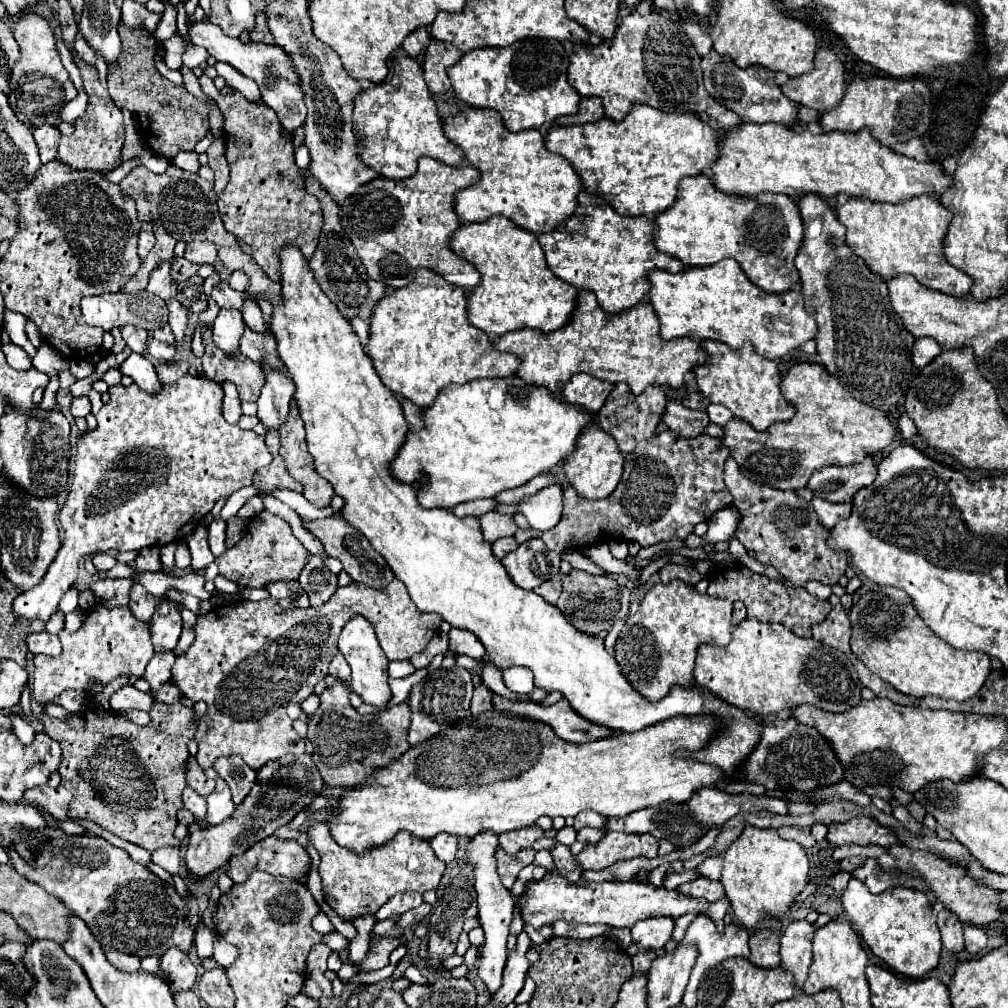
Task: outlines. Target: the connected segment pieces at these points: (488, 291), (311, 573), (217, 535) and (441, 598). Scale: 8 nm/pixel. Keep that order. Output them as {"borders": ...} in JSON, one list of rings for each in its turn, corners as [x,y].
{"borders":[[[[492,216],[484,222],[476,224],[462,224],[456,234],[450,238],[450,250],[470,262],[482,276],[480,286],[474,286],[468,296],[468,322],[480,328],[490,336],[502,336],[506,332],[514,332],[520,328],[536,328],[544,332],[552,332],[568,322],[572,310],[576,306],[576,288],[556,278],[544,260],[544,252],[532,232],[518,228],[512,220],[504,216]]],[[[310,556],[298,582],[300,582],[302,590],[306,590],[306,594],[310,598],[310,606],[314,606],[314,608],[324,604],[338,588],[336,574],[332,574],[318,556]]],[[[214,518],[208,526],[208,546],[214,556],[220,556],[226,550],[224,538],[226,538],[226,522],[222,518]]],[[[286,244],[280,250],[280,284],[284,300],[272,304],[270,330],[278,344],[278,356],[296,384],[294,400],[306,426],[308,452],[314,458],[316,472],[332,484],[338,496],[346,500],[342,516],[368,538],[372,548],[388,562],[394,576],[406,584],[408,596],[412,598],[416,608],[422,612],[436,612],[450,626],[472,632],[484,644],[486,656],[496,668],[530,668],[534,674],[534,686],[548,692],[562,692],[562,696],[570,702],[572,710],[592,724],[626,732],[642,730],[674,716],[716,714],[716,718],[724,718],[724,734],[720,734],[720,738],[712,738],[712,742],[704,750],[692,754],[692,758],[696,758],[698,762],[720,766],[720,770],[728,770],[728,774],[732,774],[732,770],[736,770],[736,766],[740,766],[740,762],[748,758],[748,750],[752,750],[752,746],[756,746],[756,742],[760,740],[760,722],[764,720],[760,716],[750,718],[744,710],[720,700],[718,696],[696,684],[674,686],[660,702],[644,702],[644,698],[640,698],[640,694],[628,684],[628,680],[620,672],[620,666],[614,656],[604,648],[602,638],[588,636],[576,630],[554,604],[548,604],[536,592],[528,592],[512,584],[502,562],[494,558],[490,542],[484,542],[476,516],[456,518],[450,510],[420,508],[416,500],[418,486],[396,482],[388,470],[388,464],[396,456],[396,450],[400,450],[404,434],[408,432],[408,422],[402,414],[402,406],[396,394],[382,384],[368,354],[362,350],[362,344],[352,330],[348,318],[344,318],[340,310],[330,302],[330,298],[322,292],[308,266],[308,260],[296,244]]]]}

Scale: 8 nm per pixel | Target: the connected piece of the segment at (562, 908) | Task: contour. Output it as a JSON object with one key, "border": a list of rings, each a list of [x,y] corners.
{"border":[[[552,872],[552,876],[540,880],[540,882],[528,882],[528,890],[524,896],[518,898],[520,910],[524,916],[524,922],[532,924],[534,928],[540,928],[544,924],[554,924],[556,920],[576,922],[576,924],[608,924],[608,926],[626,926],[632,928],[638,920],[654,918],[654,916],[668,916],[668,918],[680,918],[684,914],[706,914],[714,920],[716,926],[722,926],[722,920],[728,910],[728,900],[720,898],[716,902],[708,902],[704,898],[692,898],[684,896],[678,890],[666,890],[656,888],[652,884],[644,882],[580,882],[570,884],[566,878],[562,878],[558,872]]]}

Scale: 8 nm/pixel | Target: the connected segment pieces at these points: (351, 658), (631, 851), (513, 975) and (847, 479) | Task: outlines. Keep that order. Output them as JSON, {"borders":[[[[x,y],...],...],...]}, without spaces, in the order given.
{"borders":[[[[354,616],[342,628],[342,634],[338,638],[338,650],[344,654],[344,658],[348,660],[348,666],[352,668],[352,680],[350,680],[352,692],[356,692],[364,704],[384,708],[392,698],[392,692],[388,686],[388,662],[390,660],[386,658],[386,654],[382,652],[382,648],[378,644],[374,626],[366,618]]],[[[608,832],[596,846],[586,848],[576,856],[584,870],[602,870],[618,860],[632,860],[640,856],[640,834]]],[[[520,932],[518,942],[516,942],[516,948],[510,950],[510,954],[508,954],[508,962],[506,962],[506,968],[504,968],[502,986],[494,994],[494,998],[490,1000],[492,1004],[508,1004],[522,990],[524,980],[526,980],[526,970],[530,966],[528,958],[526,958],[526,952],[528,952],[530,946],[532,946],[532,942],[530,942],[528,934],[526,932]]],[[[868,456],[864,462],[854,466],[828,466],[816,472],[808,488],[814,496],[820,496],[830,502],[848,502],[854,498],[856,490],[870,486],[876,478],[876,464]]]]}

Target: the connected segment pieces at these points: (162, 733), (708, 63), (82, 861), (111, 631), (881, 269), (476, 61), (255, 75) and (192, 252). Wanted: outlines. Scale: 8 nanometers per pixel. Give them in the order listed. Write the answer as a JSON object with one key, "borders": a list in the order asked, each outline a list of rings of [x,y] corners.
{"borders":[[[[154,700],[148,714],[148,726],[138,726],[114,710],[98,712],[96,708],[86,708],[84,712],[70,714],[68,718],[52,718],[42,712],[40,720],[44,724],[44,732],[62,746],[62,762],[58,772],[62,776],[62,786],[74,794],[70,802],[70,818],[90,820],[118,838],[152,852],[164,846],[180,846],[180,840],[174,838],[174,828],[178,824],[176,812],[182,808],[180,796],[186,788],[186,744],[194,736],[196,726],[192,722],[192,708],[186,708],[180,702],[162,704]]],[[[714,50],[706,58],[702,58],[702,70],[706,90],[714,96],[716,102],[736,112],[742,120],[756,124],[776,122],[788,128],[792,128],[794,122],[798,120],[798,104],[780,92],[780,88],[774,82],[772,70],[766,70],[764,66],[750,66],[748,70],[740,70],[730,58],[718,56]]],[[[98,836],[54,838],[40,846],[32,866],[14,848],[8,848],[8,856],[18,874],[42,886],[84,920],[100,944],[140,958],[162,956],[170,946],[178,946],[182,952],[190,950],[198,926],[192,924],[196,908],[188,908],[172,884],[161,881],[108,840]]],[[[96,604],[90,612],[82,628],[74,634],[62,630],[60,634],[62,654],[52,658],[38,654],[34,658],[34,684],[32,692],[38,704],[52,702],[60,692],[64,690],[80,690],[88,692],[92,680],[102,682],[104,686],[114,680],[120,674],[138,676],[144,674],[148,660],[154,654],[148,622],[140,622],[134,618],[134,614],[128,610],[128,606],[112,608],[108,610],[104,604]]],[[[920,194],[916,198],[910,198],[908,202],[898,202],[898,204],[884,204],[884,202],[872,202],[866,198],[848,198],[844,204],[836,204],[836,218],[840,224],[846,226],[846,242],[852,248],[856,256],[864,260],[864,264],[876,274],[882,276],[884,280],[894,278],[898,274],[912,274],[916,280],[920,280],[924,286],[932,290],[940,290],[944,294],[952,296],[966,296],[972,288],[972,278],[962,274],[958,268],[950,266],[944,260],[942,246],[944,246],[944,236],[948,232],[948,224],[952,220],[952,214],[948,208],[940,204],[940,200],[932,194]]],[[[526,38],[518,40],[508,48],[478,48],[460,58],[450,70],[448,78],[456,96],[474,108],[492,108],[498,110],[502,116],[504,126],[510,132],[520,130],[540,130],[542,126],[550,126],[556,118],[566,114],[576,114],[580,96],[566,80],[568,56],[558,40],[544,40],[544,38]]],[[[208,20],[196,22],[194,26],[190,26],[188,38],[190,38],[192,44],[204,46],[208,50],[208,54],[216,58],[216,62],[226,62],[232,68],[236,68],[240,74],[244,74],[246,78],[254,80],[260,86],[262,100],[276,112],[282,128],[288,130],[288,134],[294,134],[294,130],[304,124],[306,106],[304,106],[304,100],[302,100],[302,90],[300,90],[300,84],[298,84],[298,76],[290,68],[288,56],[284,54],[282,48],[270,46],[270,44],[254,44],[254,42],[242,44],[238,38],[226,36],[222,30],[218,30],[218,26],[214,26]]],[[[188,242],[184,258],[194,264],[214,264],[216,246],[212,246],[212,242]]]]}

